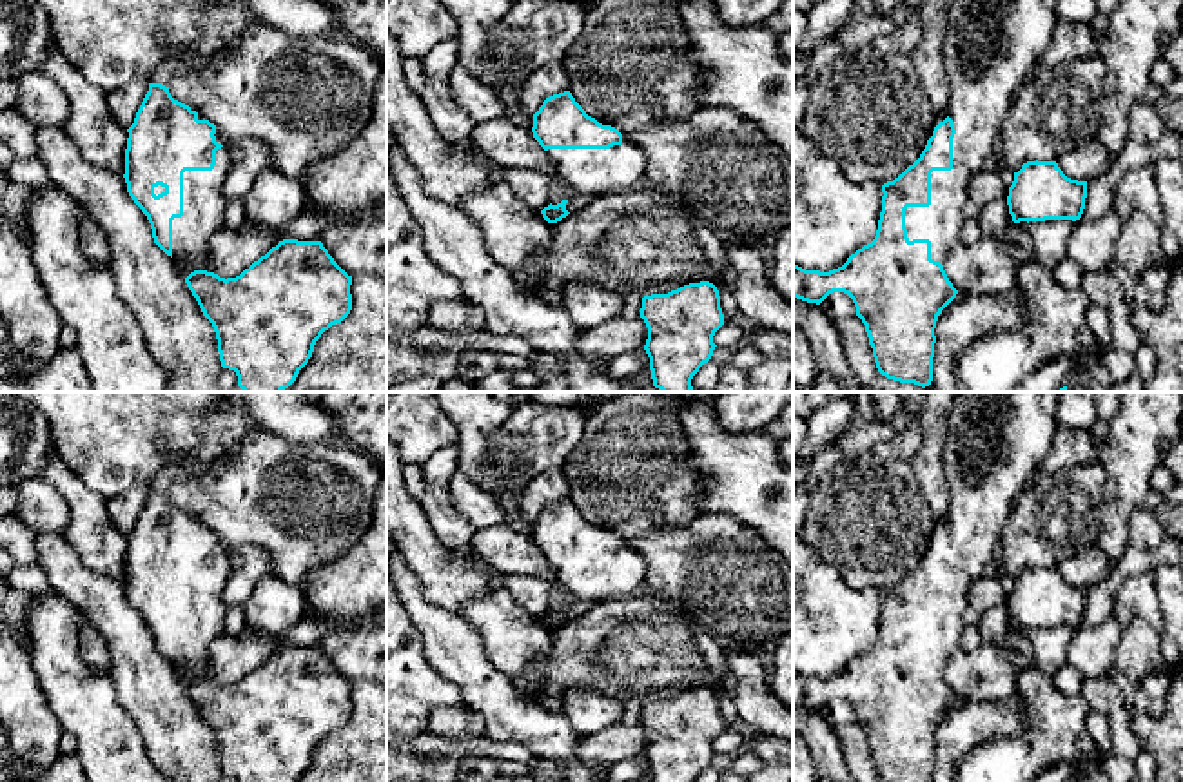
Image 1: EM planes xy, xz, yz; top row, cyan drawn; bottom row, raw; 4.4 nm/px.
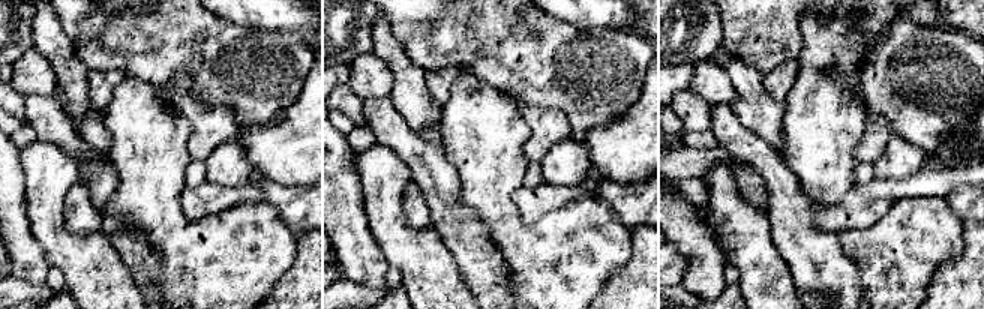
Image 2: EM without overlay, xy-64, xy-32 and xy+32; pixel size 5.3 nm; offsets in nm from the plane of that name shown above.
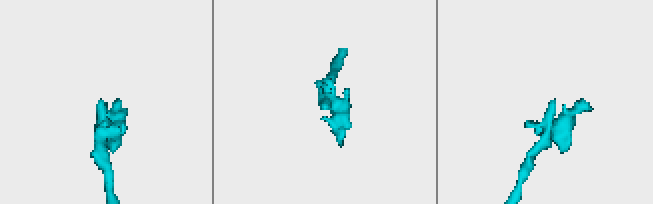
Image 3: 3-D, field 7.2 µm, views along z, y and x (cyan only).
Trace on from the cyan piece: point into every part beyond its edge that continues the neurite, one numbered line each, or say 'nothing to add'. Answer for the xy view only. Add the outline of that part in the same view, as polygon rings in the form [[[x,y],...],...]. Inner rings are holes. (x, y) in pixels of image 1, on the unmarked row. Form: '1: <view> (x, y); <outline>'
1: xy (204, 610); [[[216,535],[216,548],[223,553],[216,557],[216,572],[212,577],[183,579],[183,622],[172,626],[172,666],[181,675],[200,675],[207,666],[207,651],[214,639],[221,635],[221,622],[227,606],[221,601],[221,590],[230,575],[230,552],[227,543]]]

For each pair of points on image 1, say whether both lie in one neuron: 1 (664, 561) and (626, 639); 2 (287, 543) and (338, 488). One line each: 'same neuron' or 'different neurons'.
1: different neurons
2: same neuron

